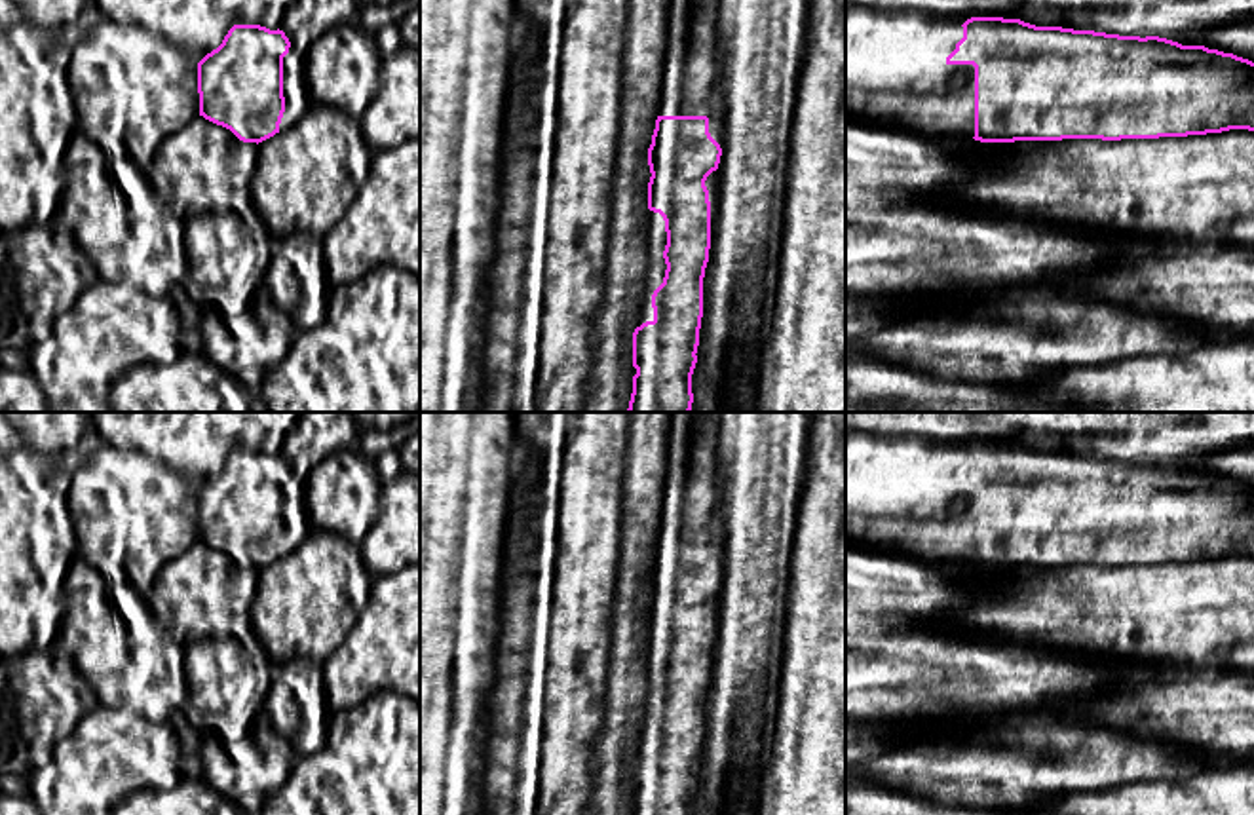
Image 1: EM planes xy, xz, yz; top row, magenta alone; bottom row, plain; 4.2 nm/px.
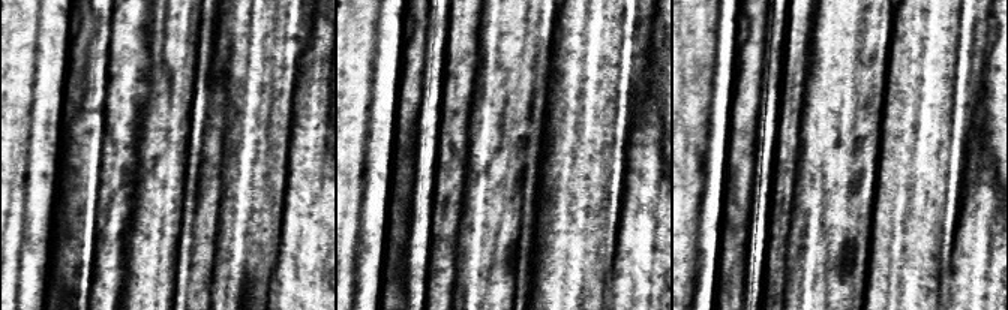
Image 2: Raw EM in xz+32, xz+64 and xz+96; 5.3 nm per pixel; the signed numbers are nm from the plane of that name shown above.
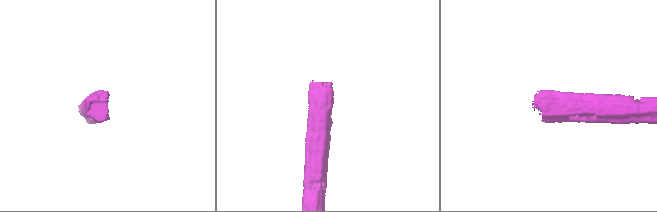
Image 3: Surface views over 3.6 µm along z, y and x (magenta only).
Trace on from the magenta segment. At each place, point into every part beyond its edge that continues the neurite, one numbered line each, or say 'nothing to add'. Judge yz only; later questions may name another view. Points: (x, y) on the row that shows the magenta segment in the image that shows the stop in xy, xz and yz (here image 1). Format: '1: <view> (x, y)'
1: yz (897, 78)

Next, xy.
1: xy (297, 101)

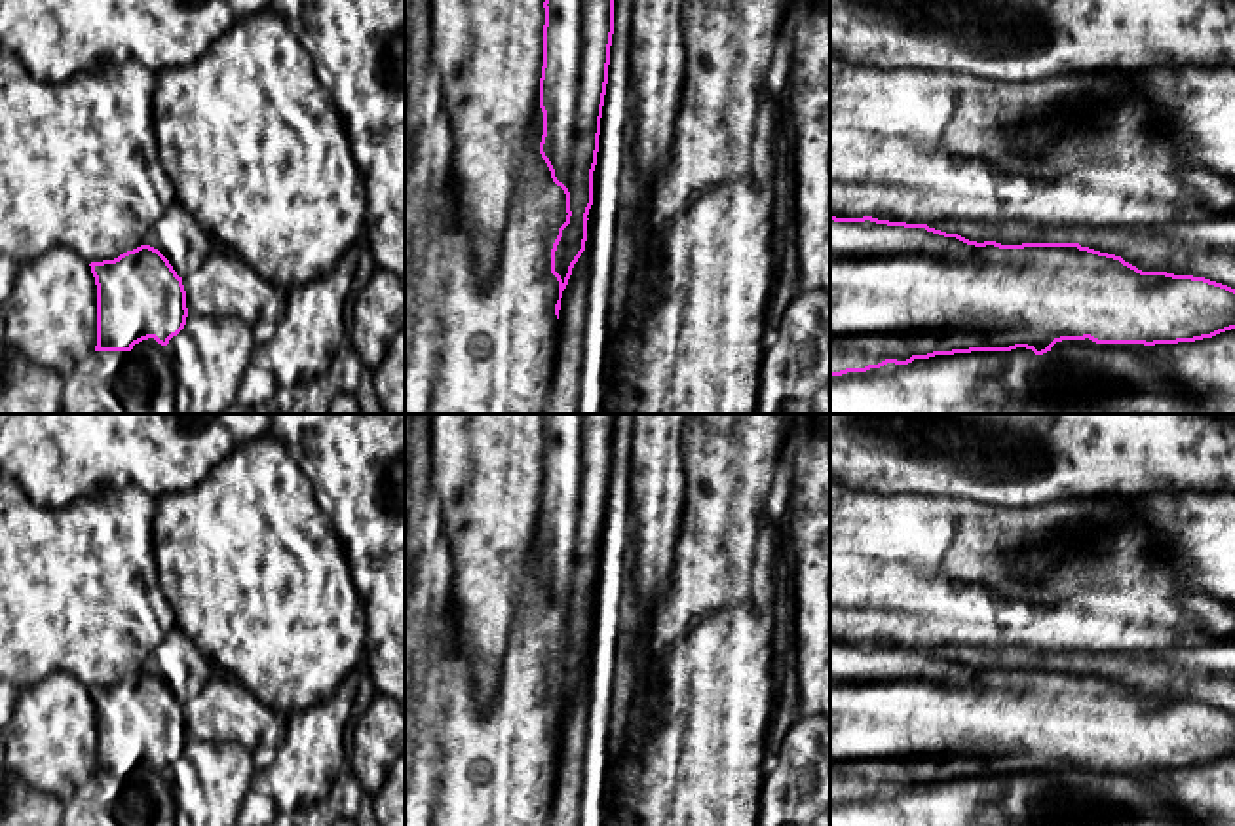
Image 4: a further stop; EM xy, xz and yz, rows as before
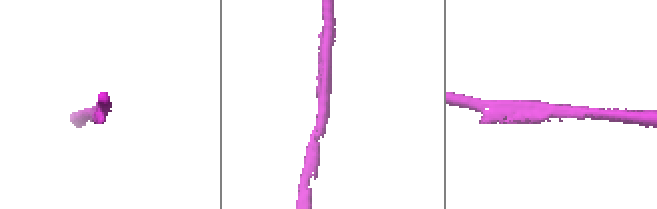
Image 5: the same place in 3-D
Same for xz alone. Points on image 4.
nothing to add

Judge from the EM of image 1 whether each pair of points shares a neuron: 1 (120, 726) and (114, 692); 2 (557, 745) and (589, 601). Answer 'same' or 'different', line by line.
1: different
2: same

